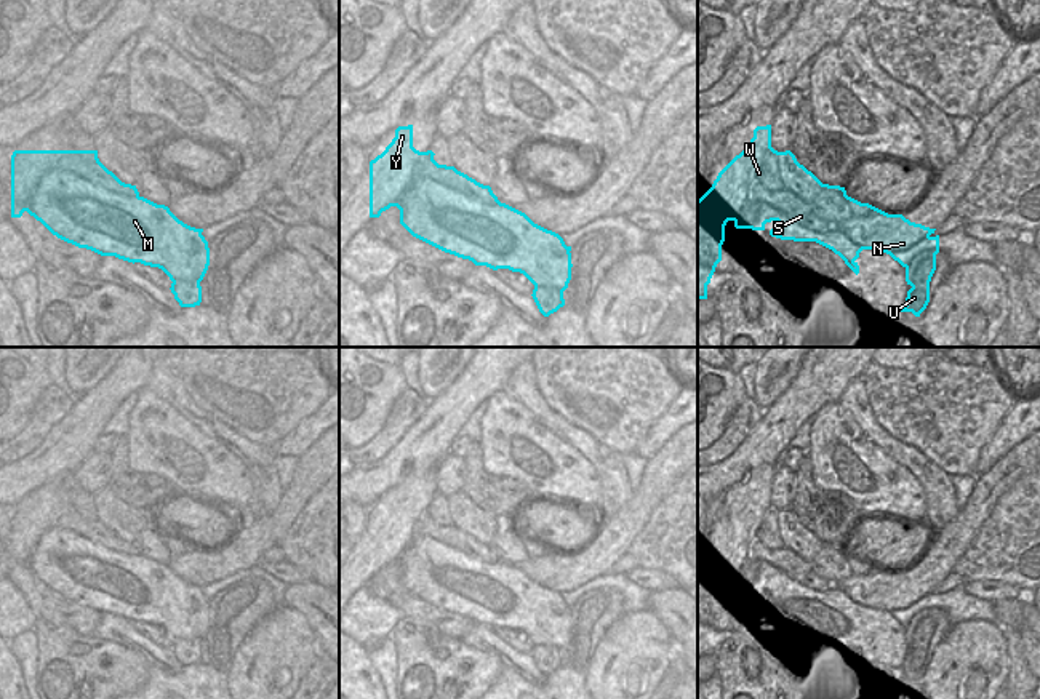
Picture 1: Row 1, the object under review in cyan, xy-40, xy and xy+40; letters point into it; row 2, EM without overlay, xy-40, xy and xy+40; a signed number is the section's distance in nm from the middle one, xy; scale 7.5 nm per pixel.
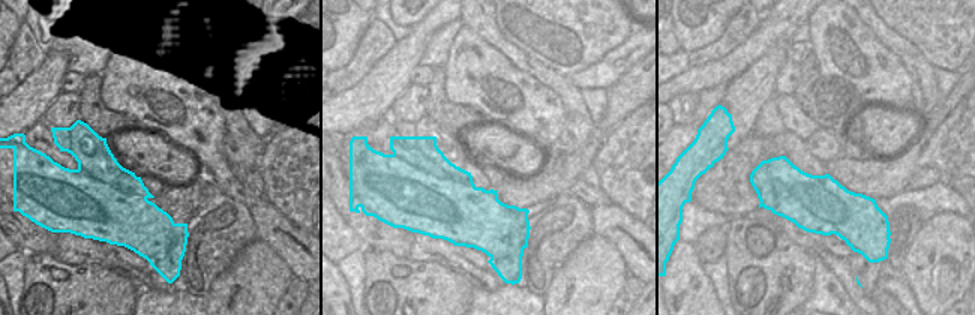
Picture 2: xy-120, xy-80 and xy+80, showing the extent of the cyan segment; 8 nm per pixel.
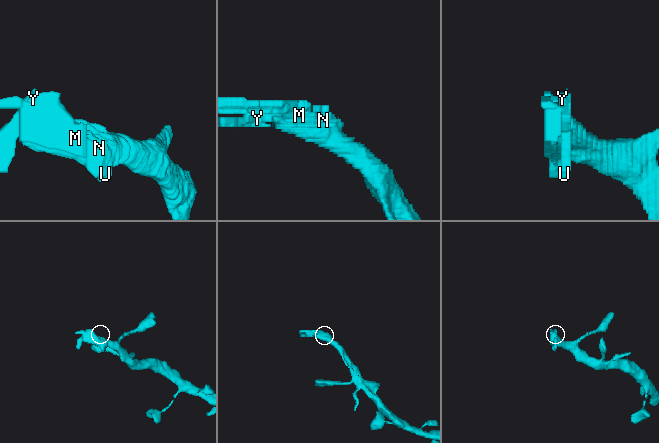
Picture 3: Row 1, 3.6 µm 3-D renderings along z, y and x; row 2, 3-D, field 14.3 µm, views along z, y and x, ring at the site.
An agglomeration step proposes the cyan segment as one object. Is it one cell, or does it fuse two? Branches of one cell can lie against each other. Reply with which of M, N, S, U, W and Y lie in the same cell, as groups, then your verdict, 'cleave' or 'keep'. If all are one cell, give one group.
M N S U W Y; keep

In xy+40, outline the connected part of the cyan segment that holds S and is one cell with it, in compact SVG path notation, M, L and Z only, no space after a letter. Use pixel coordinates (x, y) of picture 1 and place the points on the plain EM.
M771 483L754 488L750 501L698 558L698 657L707 657L707 643L722 619L728 579L733 579L736 587L752 589L765 589L766 581L776 579L779 585L770 589L771 595L816 600L838 613L856 633L859 632L856 617L862 608L886 611L906 627L906 640L912 645L901 670L920 675L930 661L930 640L939 611L939 593L933 593L936 587L861 561L848 555L845 545L822 542L790 509L778 510L771 505Z

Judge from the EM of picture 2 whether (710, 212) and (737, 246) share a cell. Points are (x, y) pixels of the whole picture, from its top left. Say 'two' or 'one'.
two

